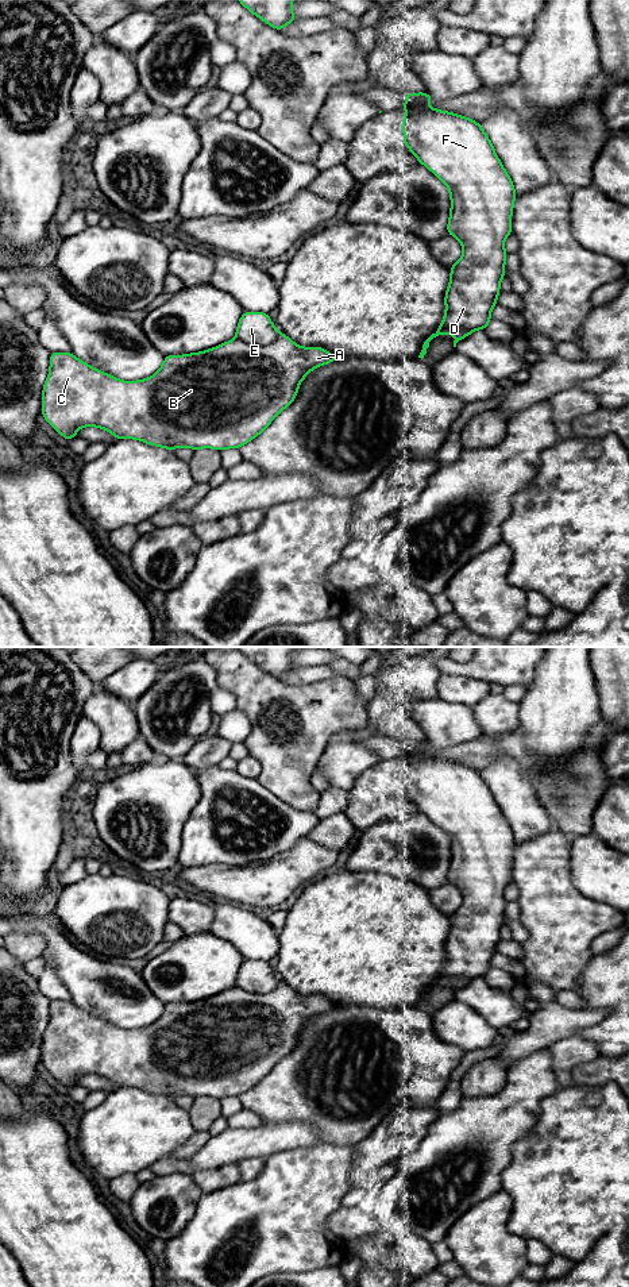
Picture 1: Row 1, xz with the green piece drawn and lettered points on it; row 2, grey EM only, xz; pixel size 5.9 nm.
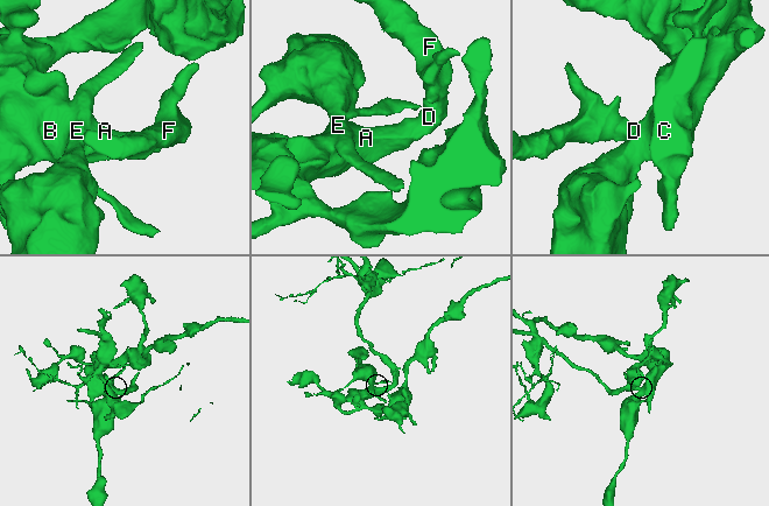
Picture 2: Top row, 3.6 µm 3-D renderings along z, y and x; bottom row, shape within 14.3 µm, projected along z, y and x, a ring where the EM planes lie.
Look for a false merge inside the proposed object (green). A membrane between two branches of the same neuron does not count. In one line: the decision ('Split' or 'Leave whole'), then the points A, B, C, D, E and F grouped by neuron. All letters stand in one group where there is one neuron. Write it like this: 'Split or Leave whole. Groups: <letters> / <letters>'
Leave whole. Groups: A B C D E F

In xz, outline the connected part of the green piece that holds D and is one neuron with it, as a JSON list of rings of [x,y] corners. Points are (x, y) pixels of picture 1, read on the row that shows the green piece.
[[[406,92],[406,101],[401,109],[408,113],[402,119],[404,146],[406,146],[420,163],[427,166],[448,188],[451,194],[451,213],[447,226],[447,234],[455,236],[463,247],[462,258],[449,267],[451,281],[445,292],[445,315],[437,331],[432,334],[422,344],[418,358],[424,358],[429,344],[443,334],[452,334],[456,343],[476,330],[486,330],[491,321],[491,309],[497,305],[497,297],[501,292],[499,284],[505,277],[505,259],[509,254],[503,248],[505,239],[512,234],[512,211],[516,200],[514,185],[502,166],[495,150],[487,138],[482,126],[472,119],[458,113],[445,112],[435,108],[425,108],[435,99],[422,93]]]

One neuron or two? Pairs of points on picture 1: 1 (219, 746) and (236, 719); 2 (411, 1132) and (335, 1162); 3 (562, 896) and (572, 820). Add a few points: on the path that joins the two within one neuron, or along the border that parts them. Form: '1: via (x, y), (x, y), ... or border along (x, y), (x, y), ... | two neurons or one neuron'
1: border along (217, 733), (231, 744) | two neurons
2: border along (354, 1147), (350, 1186) | two neurons
3: border along (555, 828), (571, 839) | two neurons

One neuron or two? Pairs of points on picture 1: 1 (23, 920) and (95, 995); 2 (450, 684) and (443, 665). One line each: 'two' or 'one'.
1: one
2: two

